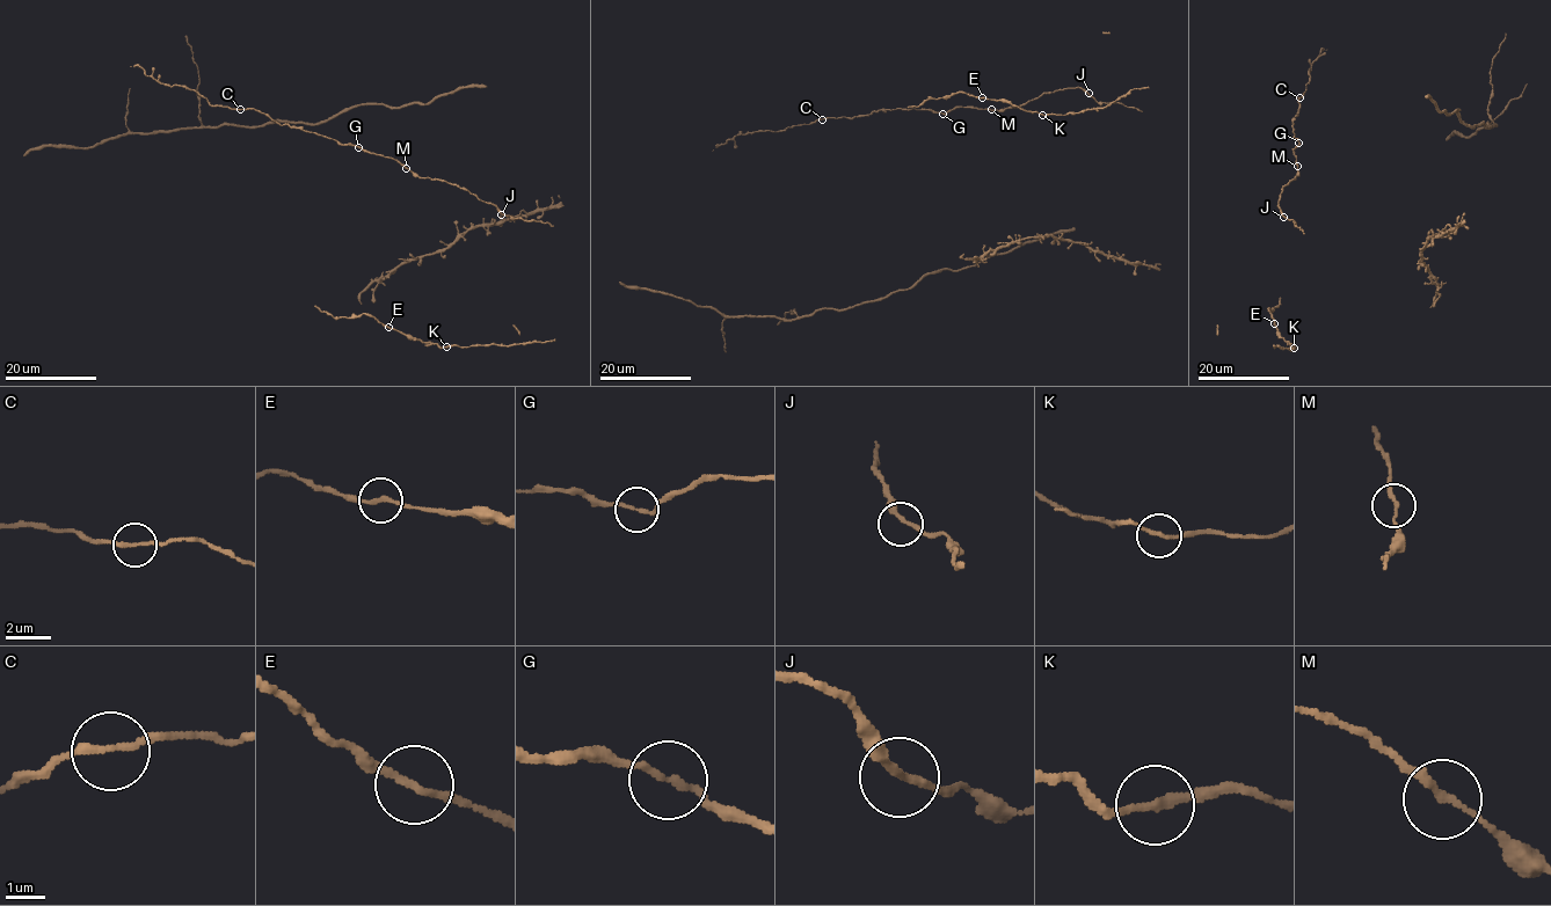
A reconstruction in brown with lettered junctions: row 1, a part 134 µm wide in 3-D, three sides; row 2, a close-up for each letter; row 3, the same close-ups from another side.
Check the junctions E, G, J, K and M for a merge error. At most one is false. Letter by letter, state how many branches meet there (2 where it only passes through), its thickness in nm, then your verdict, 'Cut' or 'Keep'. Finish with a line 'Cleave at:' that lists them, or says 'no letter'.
E: Branches: 2. Thickness 180 nm. Keep
G: Branches: 2. Thickness 170 nm. Keep
J: Branches: 2. Thickness 220 nm. Keep
K: Branches: 2. Thickness 180 nm. Keep
M: Branches: 2. Thickness 190 nm. Keep
Cleave at: no letter

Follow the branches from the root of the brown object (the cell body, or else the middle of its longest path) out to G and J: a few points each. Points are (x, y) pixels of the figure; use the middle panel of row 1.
G: (991, 110), (960, 107), (941, 112)
J: (991, 110), (1014, 108), (1046, 93), (1064, 88), (1080, 87), (1089, 93)

